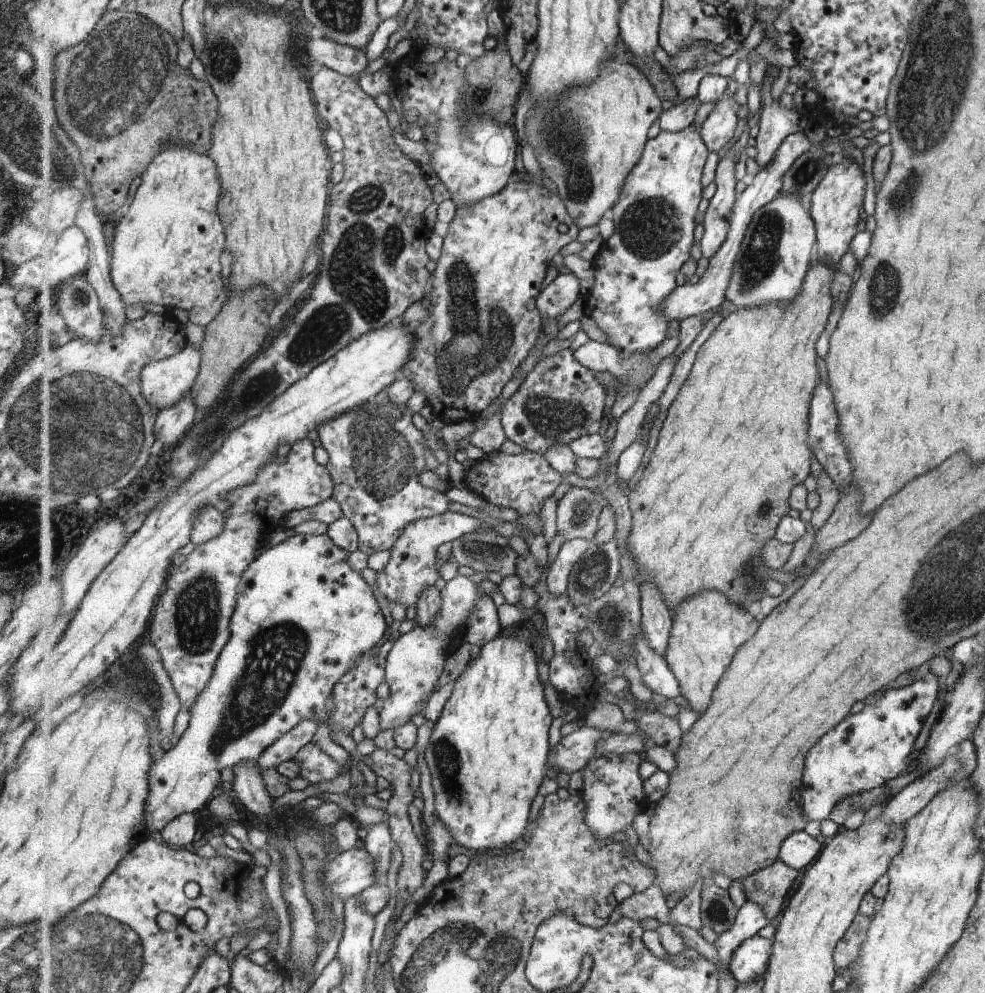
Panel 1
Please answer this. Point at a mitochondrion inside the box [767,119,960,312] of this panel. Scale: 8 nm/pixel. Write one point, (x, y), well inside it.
(902, 199)

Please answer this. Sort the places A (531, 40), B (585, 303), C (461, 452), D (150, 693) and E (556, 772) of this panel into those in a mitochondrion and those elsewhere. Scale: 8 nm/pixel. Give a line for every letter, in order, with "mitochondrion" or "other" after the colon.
A: other
B: other
C: other
D: other
E: other

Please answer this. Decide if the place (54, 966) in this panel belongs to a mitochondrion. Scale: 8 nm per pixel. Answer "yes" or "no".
yes

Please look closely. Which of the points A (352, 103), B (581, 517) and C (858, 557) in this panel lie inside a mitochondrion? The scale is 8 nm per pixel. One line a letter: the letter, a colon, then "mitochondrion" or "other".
A: other
B: mitochondrion
C: other

